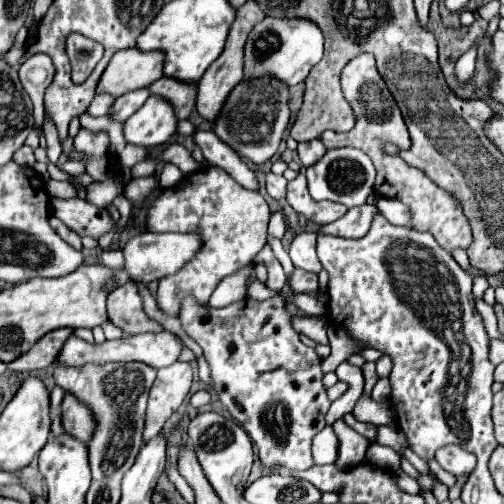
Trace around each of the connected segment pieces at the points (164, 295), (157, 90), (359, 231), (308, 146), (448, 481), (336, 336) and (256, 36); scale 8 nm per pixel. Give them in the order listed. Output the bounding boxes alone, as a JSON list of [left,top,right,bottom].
[[148,168,270,316],[150,76,196,120],[320,204,380,238],[298,138,326,166],[427,460,456,486],[322,326,362,374],[244,16,324,86]]

